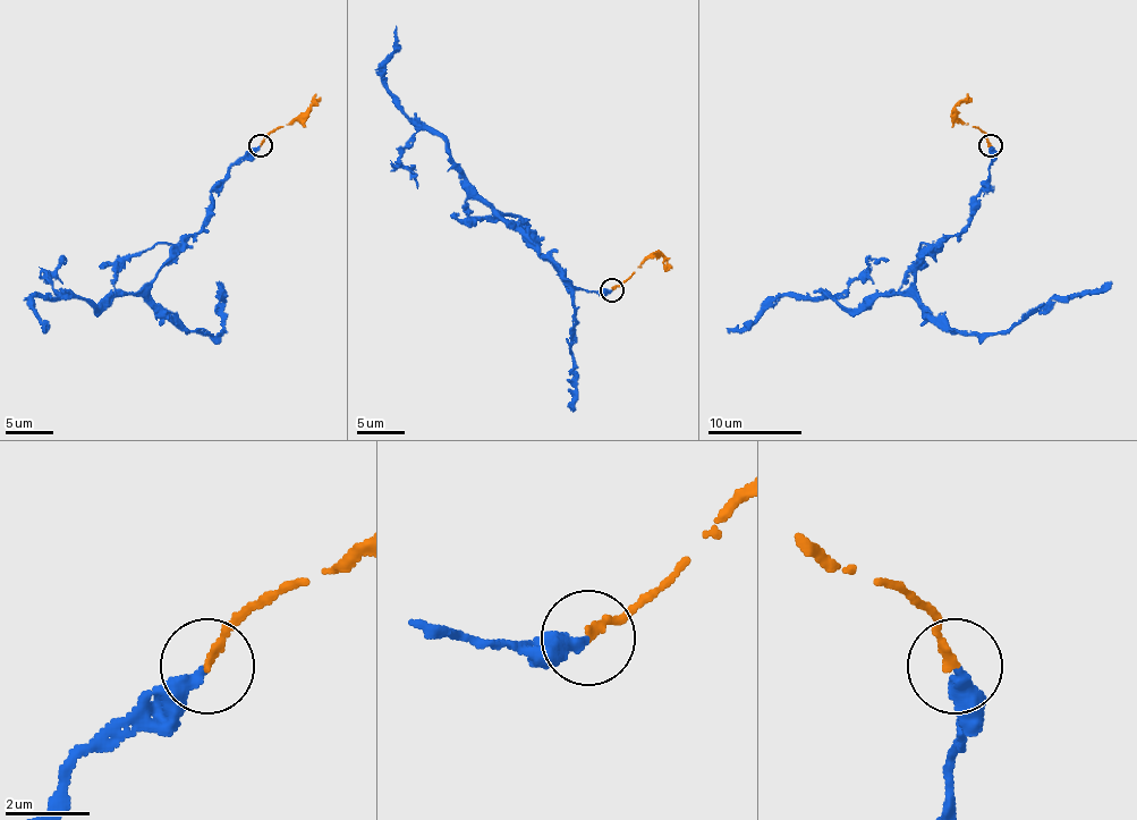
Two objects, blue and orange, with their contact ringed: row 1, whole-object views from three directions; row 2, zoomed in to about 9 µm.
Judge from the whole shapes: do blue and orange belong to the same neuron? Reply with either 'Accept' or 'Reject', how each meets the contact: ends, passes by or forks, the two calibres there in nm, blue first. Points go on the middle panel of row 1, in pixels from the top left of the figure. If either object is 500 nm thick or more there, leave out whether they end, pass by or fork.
Accept. At the ring blue ends. At the ring orange ends. Thickness 320 nm (blue) against 170 nm

